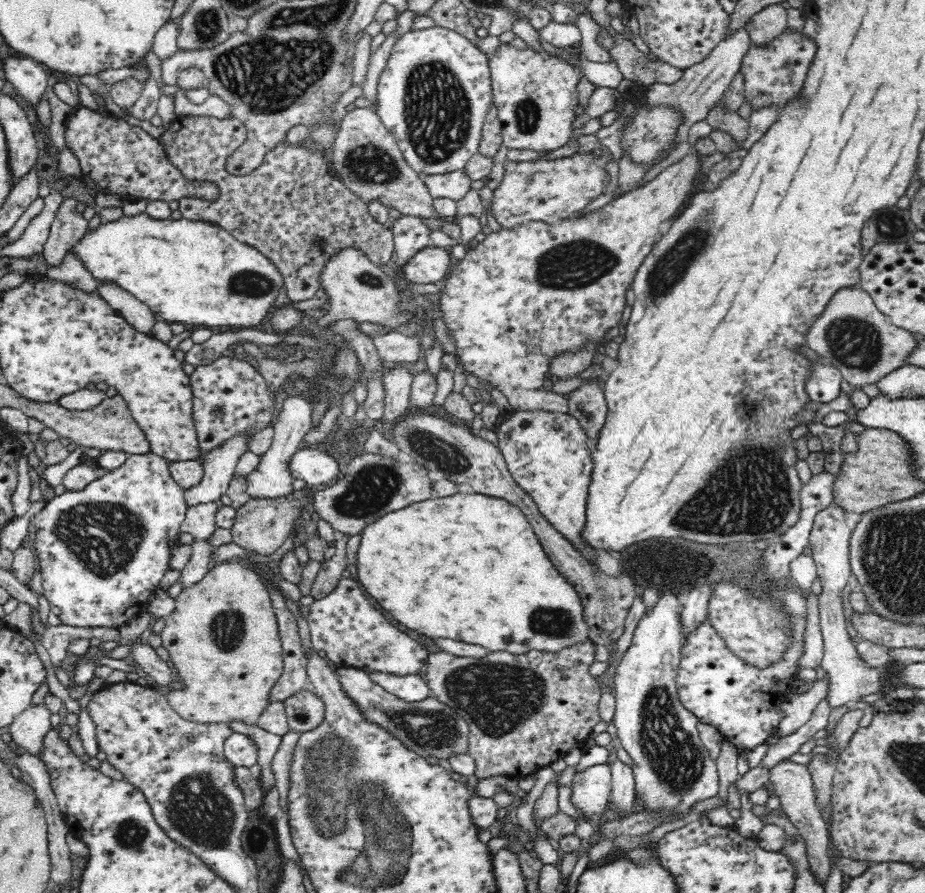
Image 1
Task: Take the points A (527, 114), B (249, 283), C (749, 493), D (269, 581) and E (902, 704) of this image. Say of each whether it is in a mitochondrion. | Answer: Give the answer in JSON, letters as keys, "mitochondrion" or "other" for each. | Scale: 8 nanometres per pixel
{"A":"mitochondrion","B":"mitochondrion","C":"mitochondrion","D":"other","E":"other"}

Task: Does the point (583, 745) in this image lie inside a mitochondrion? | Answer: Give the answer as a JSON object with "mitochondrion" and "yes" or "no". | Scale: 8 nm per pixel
{"mitochondrion":"no"}

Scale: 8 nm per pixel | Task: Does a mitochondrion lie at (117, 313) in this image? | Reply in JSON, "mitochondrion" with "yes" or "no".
{"mitochondrion":"no"}

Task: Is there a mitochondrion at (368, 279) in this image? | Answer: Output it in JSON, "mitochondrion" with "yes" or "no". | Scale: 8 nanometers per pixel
{"mitochondrion":"yes"}

